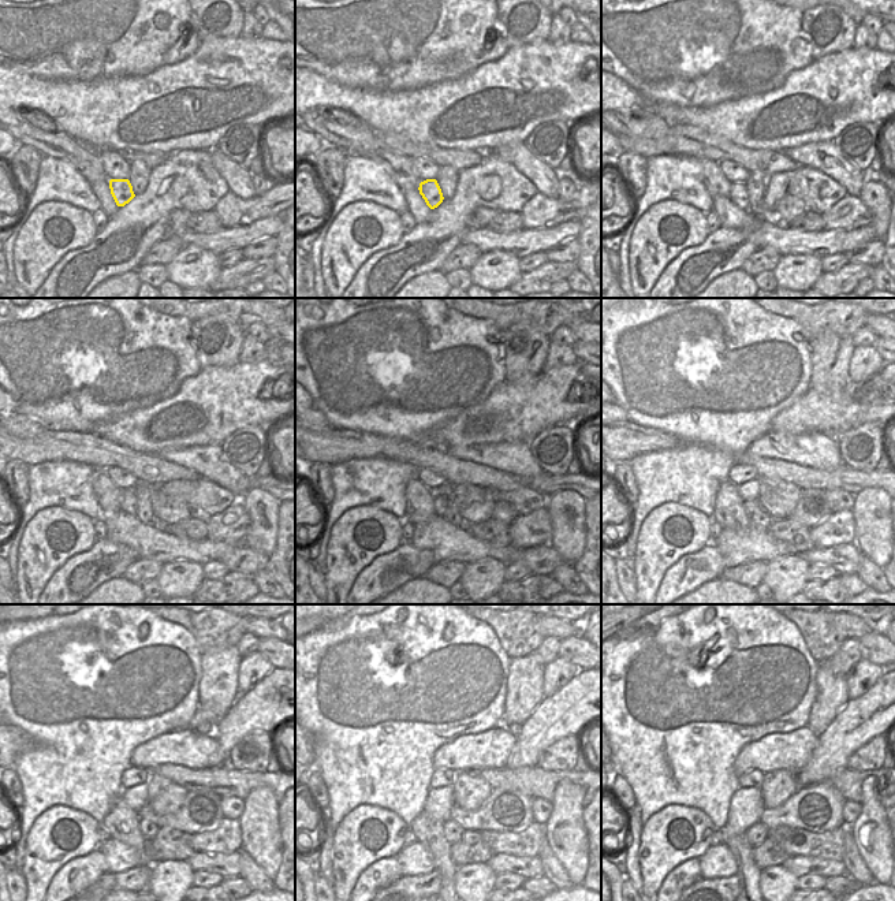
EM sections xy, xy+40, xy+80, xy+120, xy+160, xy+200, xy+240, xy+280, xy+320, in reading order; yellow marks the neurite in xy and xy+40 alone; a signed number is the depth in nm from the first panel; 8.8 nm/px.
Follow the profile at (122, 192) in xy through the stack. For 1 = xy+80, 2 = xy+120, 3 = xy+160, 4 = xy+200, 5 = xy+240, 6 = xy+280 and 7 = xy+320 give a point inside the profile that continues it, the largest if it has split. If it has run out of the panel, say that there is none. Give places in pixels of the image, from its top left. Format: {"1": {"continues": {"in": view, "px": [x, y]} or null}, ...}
{"1": {"continues": {"in": "xy+80", "px": [738, 194]}}, "2": {"continues": {"in": "xy+120", "px": [127, 498]}}, "3": {"continues": {"in": "xy+160", "px": [440, 502]}}, "4": {"continues": {"in": "xy+200", "px": [750, 506]}}, "5": {"continues": {"in": "xy+240", "px": [200, 812]}}, "6": {"continues": {"in": "xy+280", "px": [506, 811]}}, "7": {"continues": {"in": "xy+320", "px": [817, 808]}}}

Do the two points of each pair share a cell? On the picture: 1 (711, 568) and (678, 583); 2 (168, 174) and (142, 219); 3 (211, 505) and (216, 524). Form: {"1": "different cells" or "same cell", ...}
{"1": "same cell", "2": "same cell", "3": "different cells"}

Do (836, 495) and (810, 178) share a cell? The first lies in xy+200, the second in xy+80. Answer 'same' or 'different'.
same

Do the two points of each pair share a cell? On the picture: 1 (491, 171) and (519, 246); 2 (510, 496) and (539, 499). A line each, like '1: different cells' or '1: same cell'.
1: different cells
2: same cell

